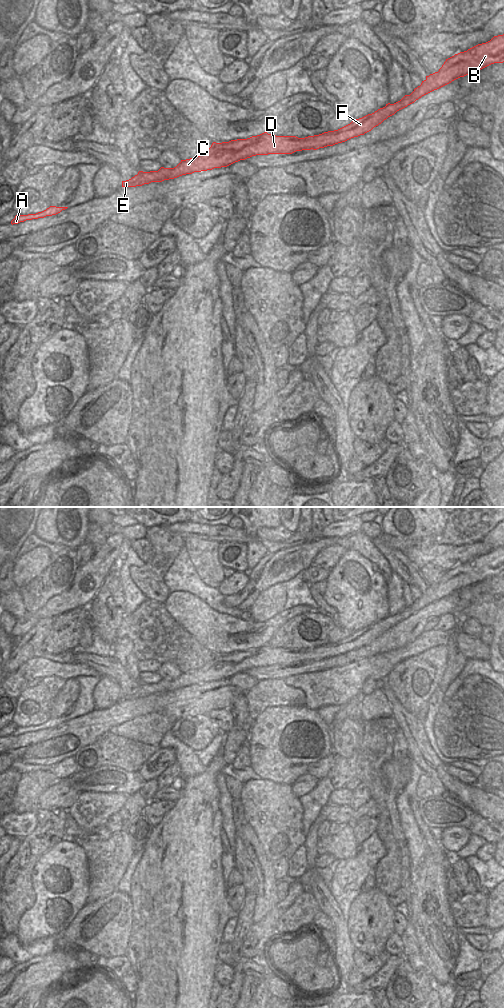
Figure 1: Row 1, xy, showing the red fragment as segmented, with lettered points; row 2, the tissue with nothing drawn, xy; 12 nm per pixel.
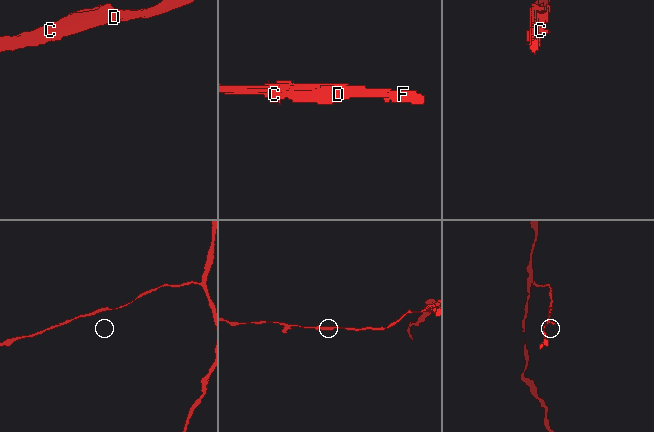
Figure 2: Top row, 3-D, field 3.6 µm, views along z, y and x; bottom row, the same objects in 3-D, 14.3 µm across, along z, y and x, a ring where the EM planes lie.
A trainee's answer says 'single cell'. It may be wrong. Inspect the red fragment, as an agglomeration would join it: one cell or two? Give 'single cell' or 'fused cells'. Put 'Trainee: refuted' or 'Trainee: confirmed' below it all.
single cell
Trainee: confirmed

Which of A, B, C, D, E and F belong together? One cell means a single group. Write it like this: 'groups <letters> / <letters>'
groups A B C D E F

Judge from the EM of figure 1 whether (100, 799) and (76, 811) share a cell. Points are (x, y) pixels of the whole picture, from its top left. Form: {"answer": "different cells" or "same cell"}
{"answer": "same cell"}

